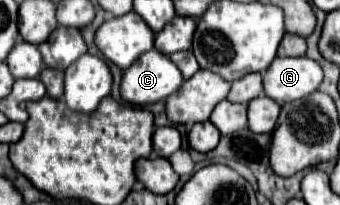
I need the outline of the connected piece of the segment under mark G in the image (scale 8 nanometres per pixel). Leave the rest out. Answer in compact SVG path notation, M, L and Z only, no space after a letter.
M276 57L262 77L264 93L276 103L288 103L318 89L322 67L308 57Z

